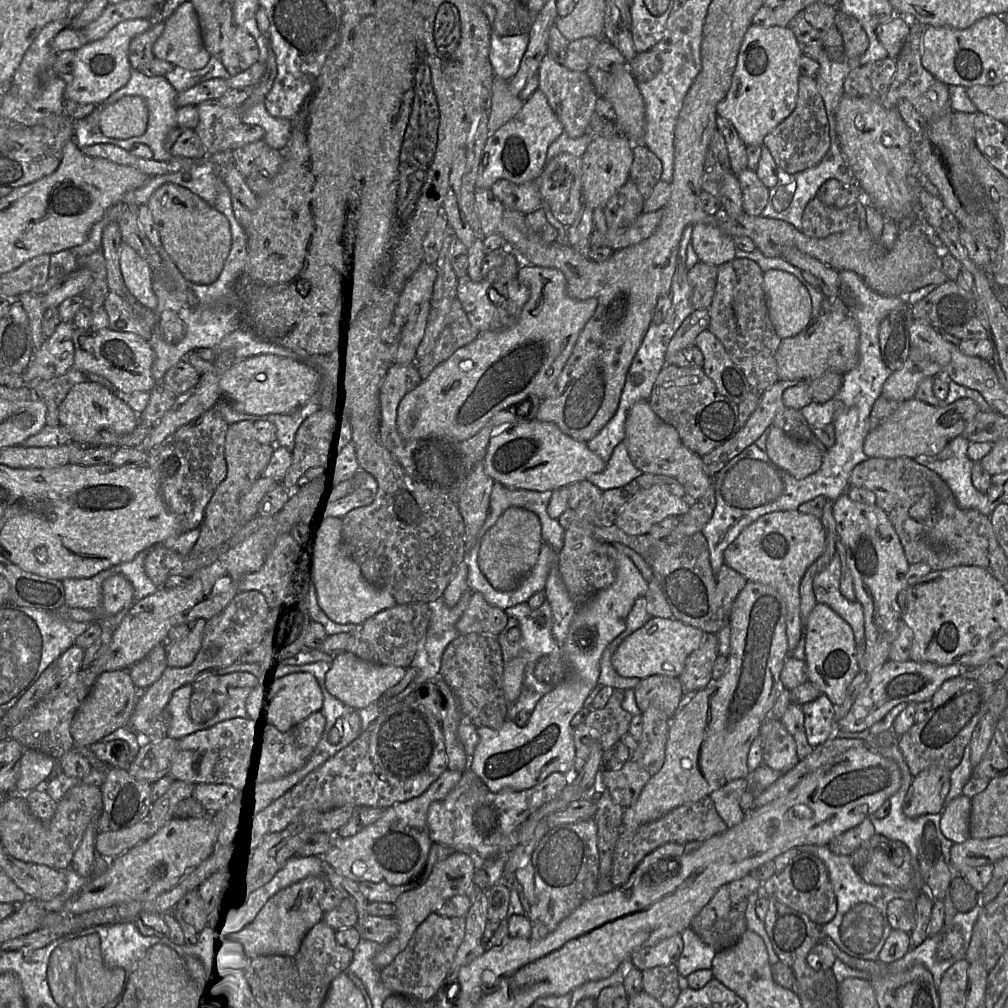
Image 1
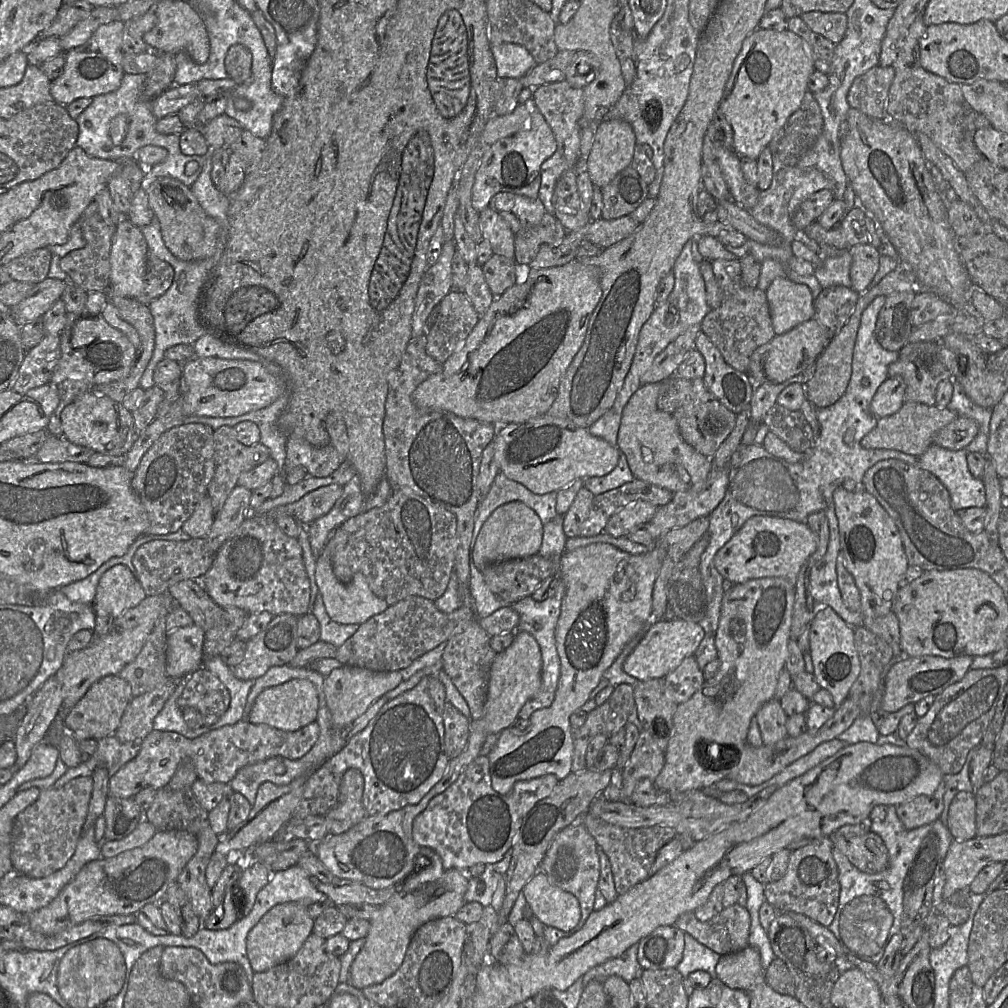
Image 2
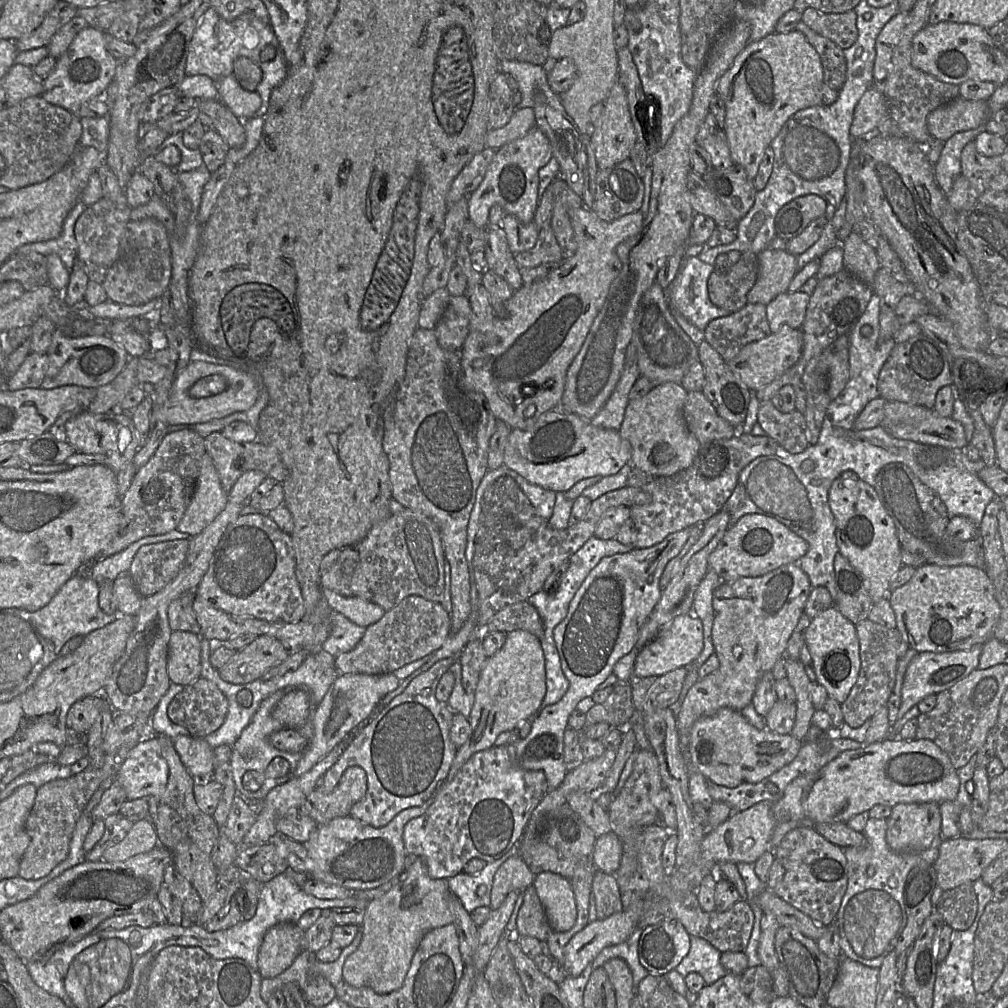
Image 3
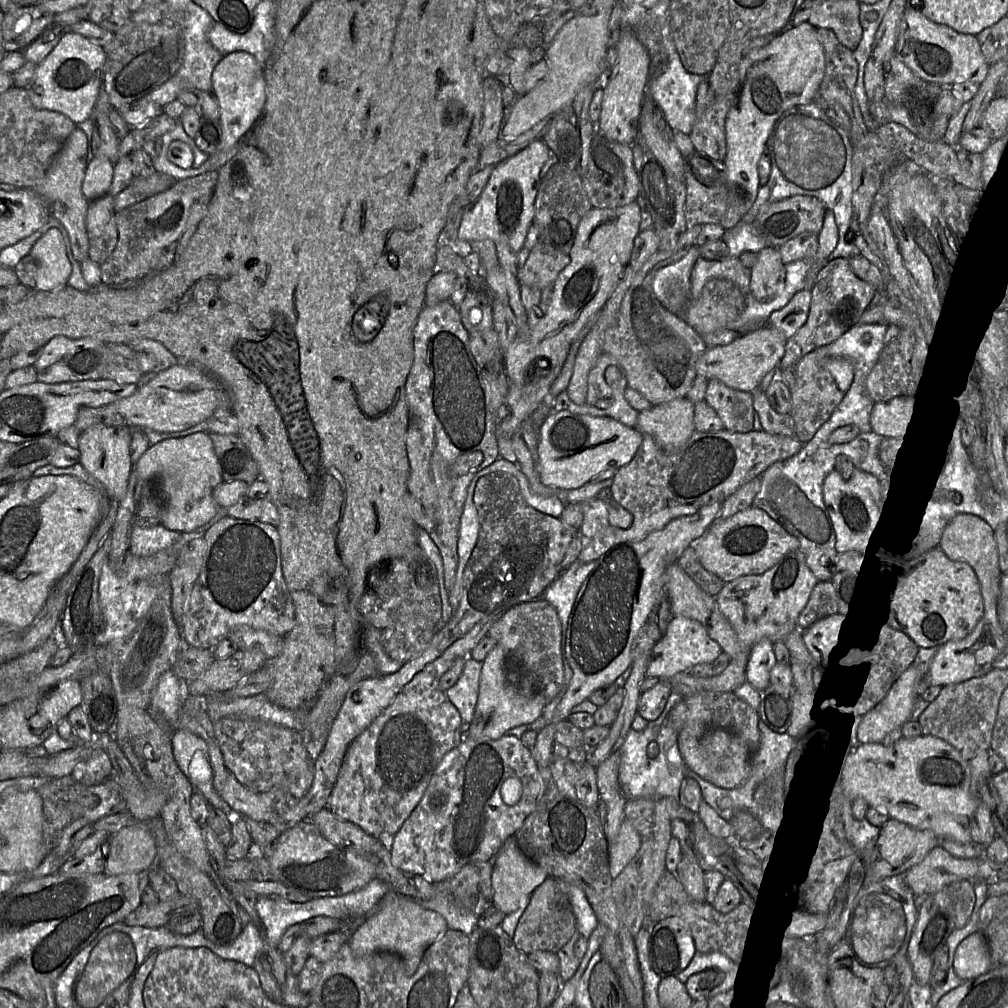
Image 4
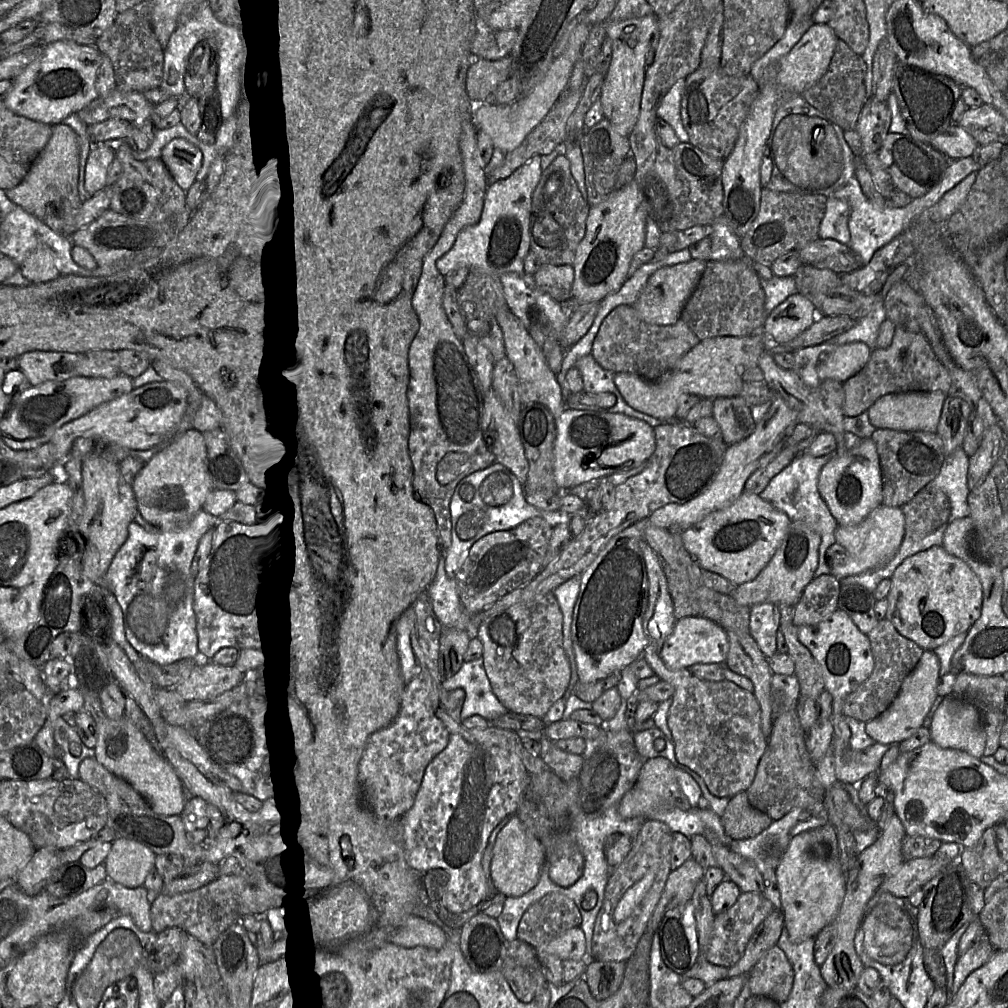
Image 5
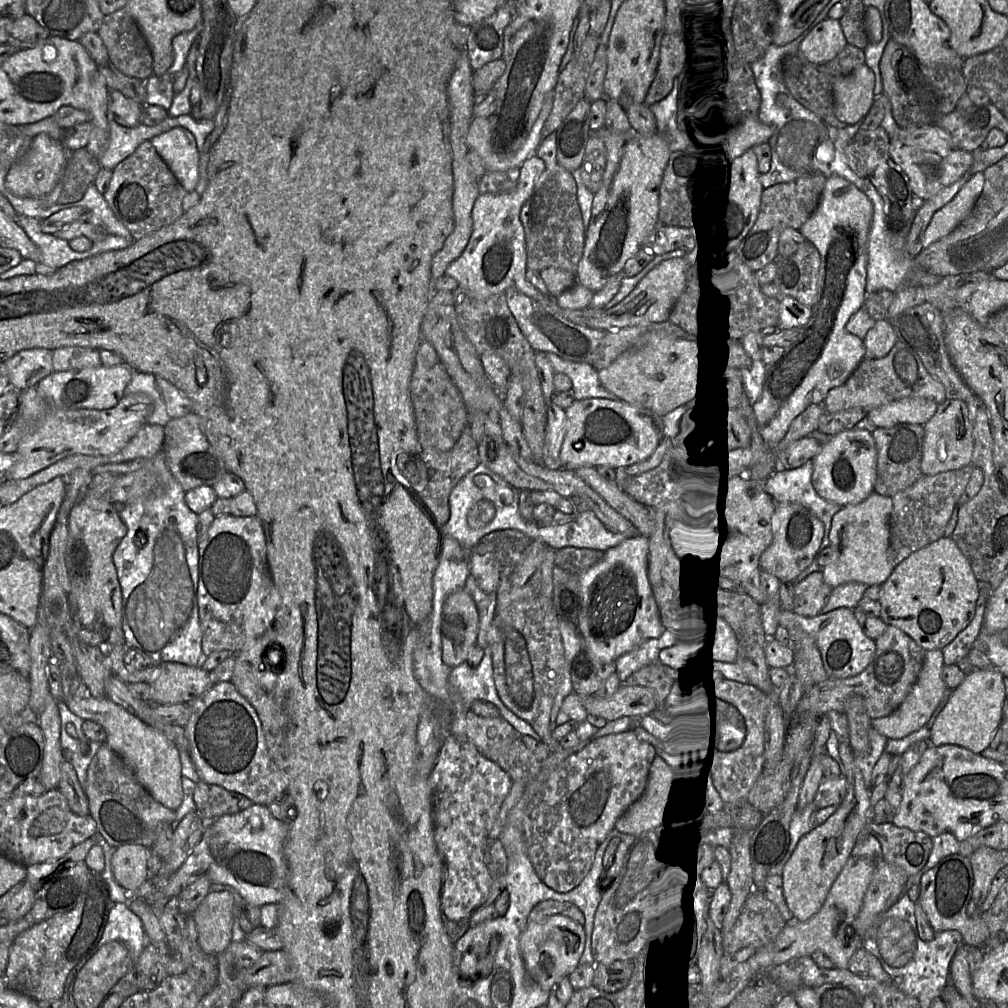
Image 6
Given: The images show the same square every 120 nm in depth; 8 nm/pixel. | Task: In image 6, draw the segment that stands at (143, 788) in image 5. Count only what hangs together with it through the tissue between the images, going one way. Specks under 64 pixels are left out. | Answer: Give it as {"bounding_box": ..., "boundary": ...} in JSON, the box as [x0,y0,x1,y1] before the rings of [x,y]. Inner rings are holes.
{"bounding_box":[61,695,184,811],"boundary":[[[88,695],[82,699],[61,699],[73,714],[84,721],[90,720],[96,722],[105,729],[107,734],[105,743],[133,769],[139,782],[157,802],[173,811],[180,807],[184,796],[180,755],[176,745],[164,733],[149,726],[132,712],[114,703],[107,697]]]}

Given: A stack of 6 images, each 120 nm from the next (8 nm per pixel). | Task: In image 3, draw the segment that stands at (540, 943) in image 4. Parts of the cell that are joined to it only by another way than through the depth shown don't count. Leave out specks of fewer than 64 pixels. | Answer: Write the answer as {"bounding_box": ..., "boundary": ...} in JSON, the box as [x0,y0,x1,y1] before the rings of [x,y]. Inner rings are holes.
{"bounding_box":[514,885,554,942],"boundary":[[[531,885],[523,893],[523,903],[516,919],[517,928],[514,936],[530,936],[546,942],[554,930],[549,923],[536,889]]]}

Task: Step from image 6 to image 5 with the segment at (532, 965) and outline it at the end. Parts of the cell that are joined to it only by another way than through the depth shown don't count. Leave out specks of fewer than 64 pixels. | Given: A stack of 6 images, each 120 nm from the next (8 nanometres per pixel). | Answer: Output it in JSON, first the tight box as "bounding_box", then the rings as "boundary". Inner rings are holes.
{"bounding_box":[535,927,585,962],"boundary":[[[581,927],[571,928],[547,944],[535,949],[538,960],[554,956],[562,962],[565,960],[581,960],[585,954],[585,935]]]}

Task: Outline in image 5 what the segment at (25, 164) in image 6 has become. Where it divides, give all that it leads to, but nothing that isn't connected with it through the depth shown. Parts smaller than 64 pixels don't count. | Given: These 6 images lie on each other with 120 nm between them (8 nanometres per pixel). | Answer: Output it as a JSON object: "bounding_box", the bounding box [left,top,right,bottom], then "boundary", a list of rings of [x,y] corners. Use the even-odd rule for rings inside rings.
{"bounding_box":[6,124,83,238],"boundary":[[[66,124],[52,125],[51,137],[33,161],[26,177],[16,187],[6,190],[6,195],[54,231],[70,238],[76,232],[74,221],[83,204],[78,189],[79,161],[78,135]]]}

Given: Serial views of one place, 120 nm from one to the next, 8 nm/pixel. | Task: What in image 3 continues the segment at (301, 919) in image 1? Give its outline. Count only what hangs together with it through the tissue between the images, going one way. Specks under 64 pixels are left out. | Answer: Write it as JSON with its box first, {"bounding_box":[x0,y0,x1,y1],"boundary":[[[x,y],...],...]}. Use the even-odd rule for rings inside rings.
{"bounding_box":[258,922,304,978],"boundary":[[[292,922],[277,924],[265,933],[258,953],[258,972],[262,978],[274,978],[293,964],[303,950],[304,934]]]}

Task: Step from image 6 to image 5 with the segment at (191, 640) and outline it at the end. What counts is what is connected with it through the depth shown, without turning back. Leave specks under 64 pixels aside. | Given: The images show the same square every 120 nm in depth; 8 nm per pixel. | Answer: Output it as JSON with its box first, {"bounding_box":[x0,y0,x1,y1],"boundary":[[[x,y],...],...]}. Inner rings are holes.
{"bounding_box":[105,510,218,665],"boundary":[[[200,510],[187,524],[169,531],[149,532],[130,522],[127,540],[108,568],[105,585],[121,607],[126,640],[143,659],[169,665],[200,658],[194,612],[196,576],[191,566],[201,537],[218,521]]]}

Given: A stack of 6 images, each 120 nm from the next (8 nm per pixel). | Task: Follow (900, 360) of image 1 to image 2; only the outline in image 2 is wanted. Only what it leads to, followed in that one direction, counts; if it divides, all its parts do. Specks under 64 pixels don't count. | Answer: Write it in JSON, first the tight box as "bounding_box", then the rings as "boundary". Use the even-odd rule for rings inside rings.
{"bounding_box":[875,291,915,352],"boundary":[[[899,291],[886,296],[875,327],[875,337],[886,350],[899,352],[913,329],[910,305],[915,291]]]}

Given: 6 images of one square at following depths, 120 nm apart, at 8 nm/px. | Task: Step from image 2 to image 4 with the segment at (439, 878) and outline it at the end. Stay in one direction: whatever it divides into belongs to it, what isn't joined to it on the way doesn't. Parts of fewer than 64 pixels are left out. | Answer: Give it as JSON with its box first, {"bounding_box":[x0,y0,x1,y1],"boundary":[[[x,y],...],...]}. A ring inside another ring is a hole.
{"bounding_box":[349,891,447,974],"boundary":[[[389,891],[366,916],[363,925],[350,936],[349,944],[353,954],[358,957],[378,951],[394,952],[406,963],[407,974],[413,974],[427,947],[447,930],[447,922],[442,915],[424,908],[414,898]]]}

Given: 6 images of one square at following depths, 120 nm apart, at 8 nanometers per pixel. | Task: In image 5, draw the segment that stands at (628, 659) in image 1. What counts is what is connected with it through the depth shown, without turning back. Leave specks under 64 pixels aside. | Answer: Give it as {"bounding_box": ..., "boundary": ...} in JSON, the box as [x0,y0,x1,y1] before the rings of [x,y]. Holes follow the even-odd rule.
{"bounding_box":[660,617,728,669],"boundary":[[[685,617],[676,621],[672,633],[662,646],[660,657],[669,669],[689,669],[695,664],[725,664],[728,650],[728,637],[721,626],[706,618]]]}

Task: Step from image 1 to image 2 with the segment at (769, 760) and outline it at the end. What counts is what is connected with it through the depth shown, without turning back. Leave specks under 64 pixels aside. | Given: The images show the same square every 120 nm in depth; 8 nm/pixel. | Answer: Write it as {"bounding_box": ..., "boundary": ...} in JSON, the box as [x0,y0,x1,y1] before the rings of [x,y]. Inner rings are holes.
{"bounding_box":[756,698,787,745],"boundary":[[[772,698],[756,713],[763,745],[774,745],[787,737],[787,715],[779,699]]]}

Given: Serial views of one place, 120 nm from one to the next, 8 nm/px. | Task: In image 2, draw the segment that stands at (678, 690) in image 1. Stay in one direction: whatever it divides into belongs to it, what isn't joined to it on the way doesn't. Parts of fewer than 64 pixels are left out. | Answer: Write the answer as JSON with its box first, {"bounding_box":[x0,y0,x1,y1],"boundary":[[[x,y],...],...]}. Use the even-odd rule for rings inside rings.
{"bounding_box":[633,678,678,752],"boundary":[[[664,678],[638,681],[633,687],[634,701],[642,729],[647,731],[659,748],[665,752],[672,735],[673,716],[678,704],[666,697]]]}

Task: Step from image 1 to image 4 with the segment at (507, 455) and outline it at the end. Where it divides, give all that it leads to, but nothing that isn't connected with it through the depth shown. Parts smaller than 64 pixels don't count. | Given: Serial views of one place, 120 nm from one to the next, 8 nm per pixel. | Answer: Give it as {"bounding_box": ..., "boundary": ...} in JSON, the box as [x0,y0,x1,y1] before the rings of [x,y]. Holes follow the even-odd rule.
{"bounding_box":[537,412,643,491],"boundary":[[[553,412],[540,428],[537,447],[540,478],[544,485],[558,491],[577,489],[605,470],[627,465],[637,453],[643,434],[607,416]]]}

